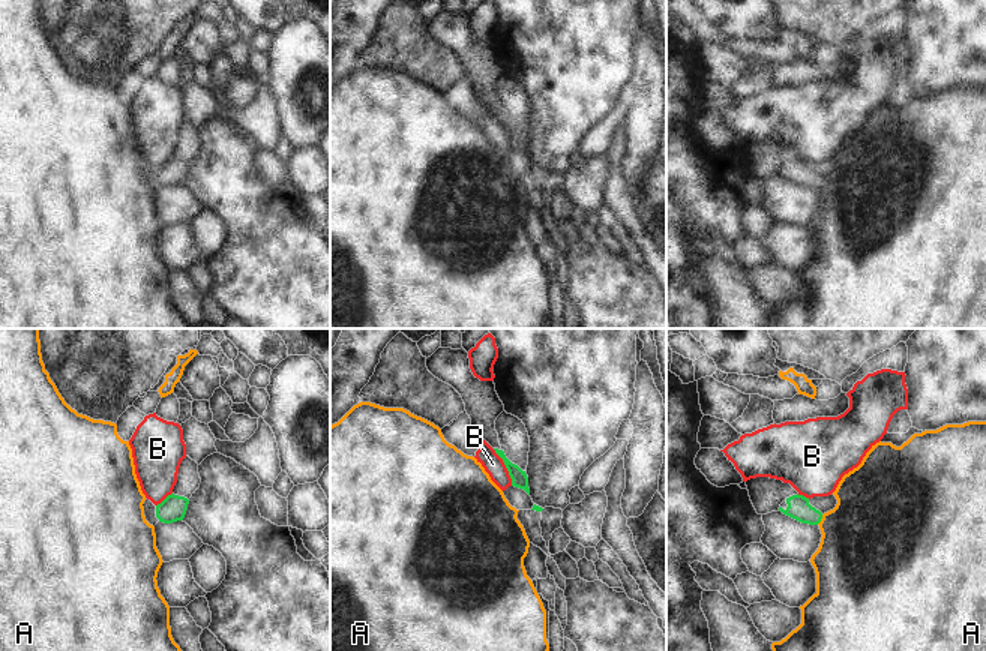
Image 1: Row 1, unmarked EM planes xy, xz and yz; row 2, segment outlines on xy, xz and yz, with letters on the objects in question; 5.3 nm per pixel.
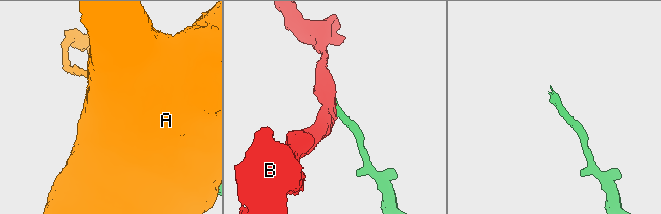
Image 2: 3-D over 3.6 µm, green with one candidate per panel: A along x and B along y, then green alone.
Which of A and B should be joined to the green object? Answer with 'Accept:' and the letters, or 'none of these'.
Accept: none of these

